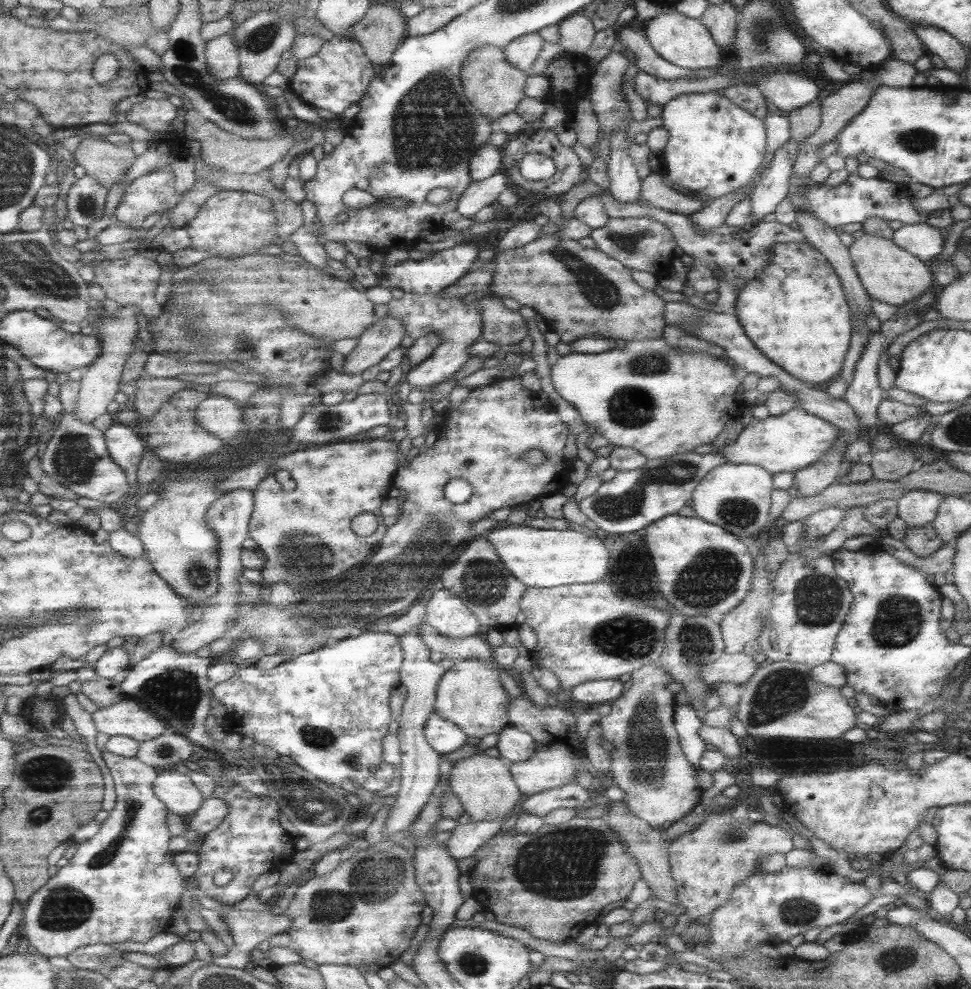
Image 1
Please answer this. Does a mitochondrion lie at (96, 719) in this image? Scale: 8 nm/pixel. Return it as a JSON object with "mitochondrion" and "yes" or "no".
{"mitochondrion":"no"}

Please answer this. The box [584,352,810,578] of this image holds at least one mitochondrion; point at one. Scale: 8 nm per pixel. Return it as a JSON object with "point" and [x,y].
{"point":[616,507]}

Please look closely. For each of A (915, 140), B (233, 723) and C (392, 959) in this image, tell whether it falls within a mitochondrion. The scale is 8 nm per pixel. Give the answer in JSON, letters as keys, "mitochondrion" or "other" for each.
{"A":"mitochondrion","B":"other","C":"other"}

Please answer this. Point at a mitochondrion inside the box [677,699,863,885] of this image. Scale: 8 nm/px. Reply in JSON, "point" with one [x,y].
{"point":[820,762]}

